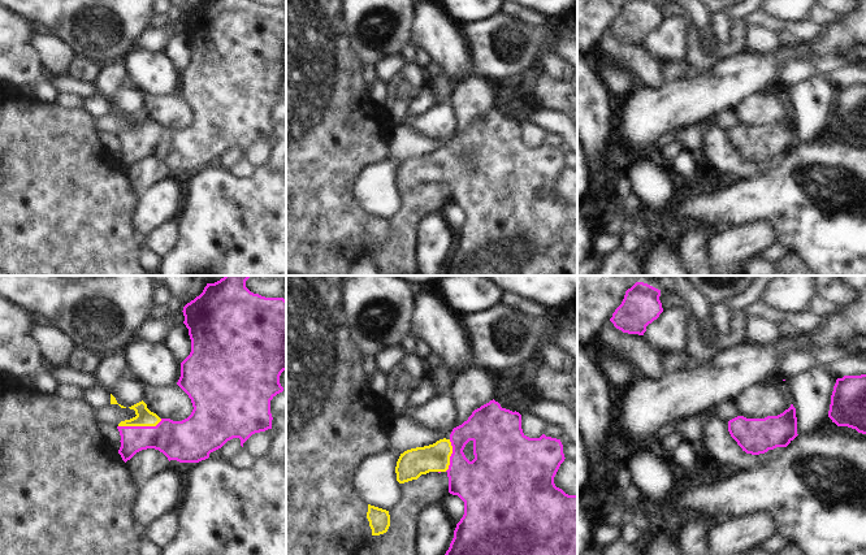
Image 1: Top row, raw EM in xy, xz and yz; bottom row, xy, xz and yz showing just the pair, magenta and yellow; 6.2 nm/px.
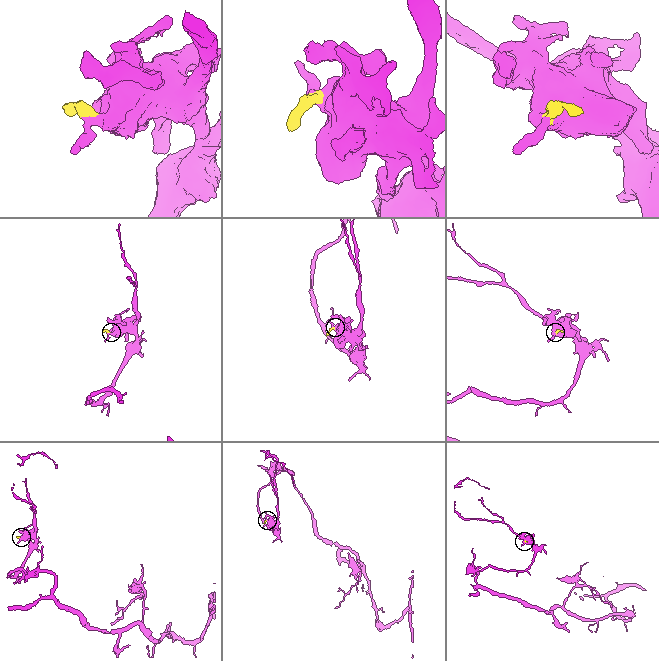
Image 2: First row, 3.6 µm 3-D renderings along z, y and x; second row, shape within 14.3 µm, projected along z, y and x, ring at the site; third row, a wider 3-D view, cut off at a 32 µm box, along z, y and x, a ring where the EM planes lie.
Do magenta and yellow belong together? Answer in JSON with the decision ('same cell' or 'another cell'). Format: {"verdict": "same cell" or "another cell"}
{"verdict": "same cell"}

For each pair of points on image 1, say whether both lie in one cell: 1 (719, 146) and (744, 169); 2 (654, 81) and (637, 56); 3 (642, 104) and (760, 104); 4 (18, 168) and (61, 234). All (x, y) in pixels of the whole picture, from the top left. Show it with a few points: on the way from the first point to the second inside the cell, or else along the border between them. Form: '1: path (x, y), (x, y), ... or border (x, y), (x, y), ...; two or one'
1: path (724, 152), (737, 165); one
2: path (650, 74), (640, 63); one
3: border (766, 90), (758, 94), (749, 94), (734, 111); two
4: path (27, 185), (55, 212), (56, 217); one

